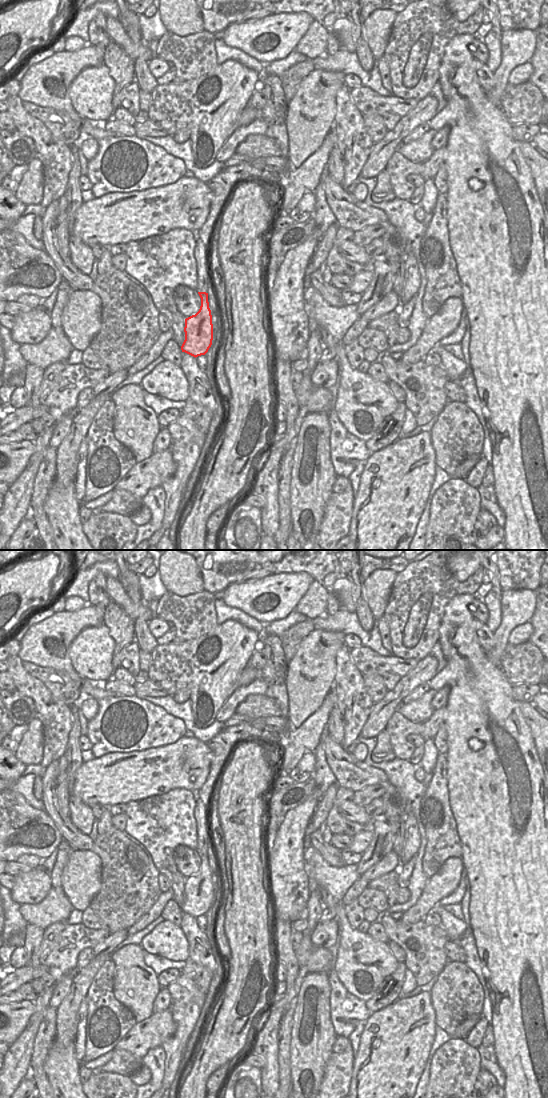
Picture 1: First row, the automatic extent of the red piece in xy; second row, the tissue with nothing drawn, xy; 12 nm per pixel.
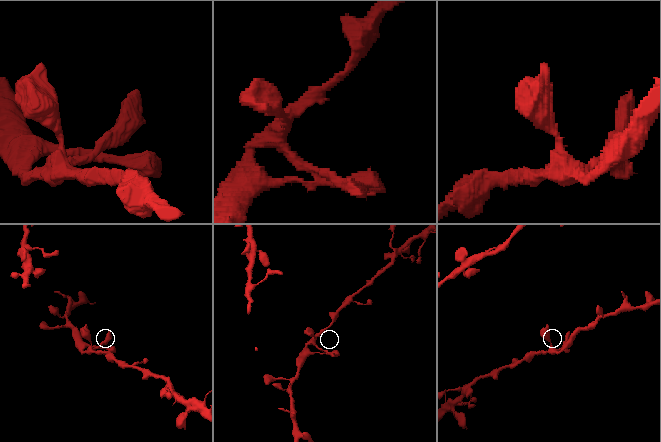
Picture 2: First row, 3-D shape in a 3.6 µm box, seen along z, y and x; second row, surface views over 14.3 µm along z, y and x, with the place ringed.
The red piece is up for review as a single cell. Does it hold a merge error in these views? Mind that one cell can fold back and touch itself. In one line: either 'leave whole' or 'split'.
leave whole

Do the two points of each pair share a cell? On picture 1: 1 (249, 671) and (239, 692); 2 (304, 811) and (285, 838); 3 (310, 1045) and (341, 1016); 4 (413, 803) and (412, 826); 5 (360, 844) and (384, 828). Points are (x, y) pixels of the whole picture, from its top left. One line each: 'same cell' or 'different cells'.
1: different cells
2: same cell
3: different cells
4: different cells
5: different cells

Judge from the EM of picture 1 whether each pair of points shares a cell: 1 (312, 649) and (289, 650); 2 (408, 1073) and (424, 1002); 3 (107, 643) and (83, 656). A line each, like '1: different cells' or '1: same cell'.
1: different cells
2: same cell
3: same cell

